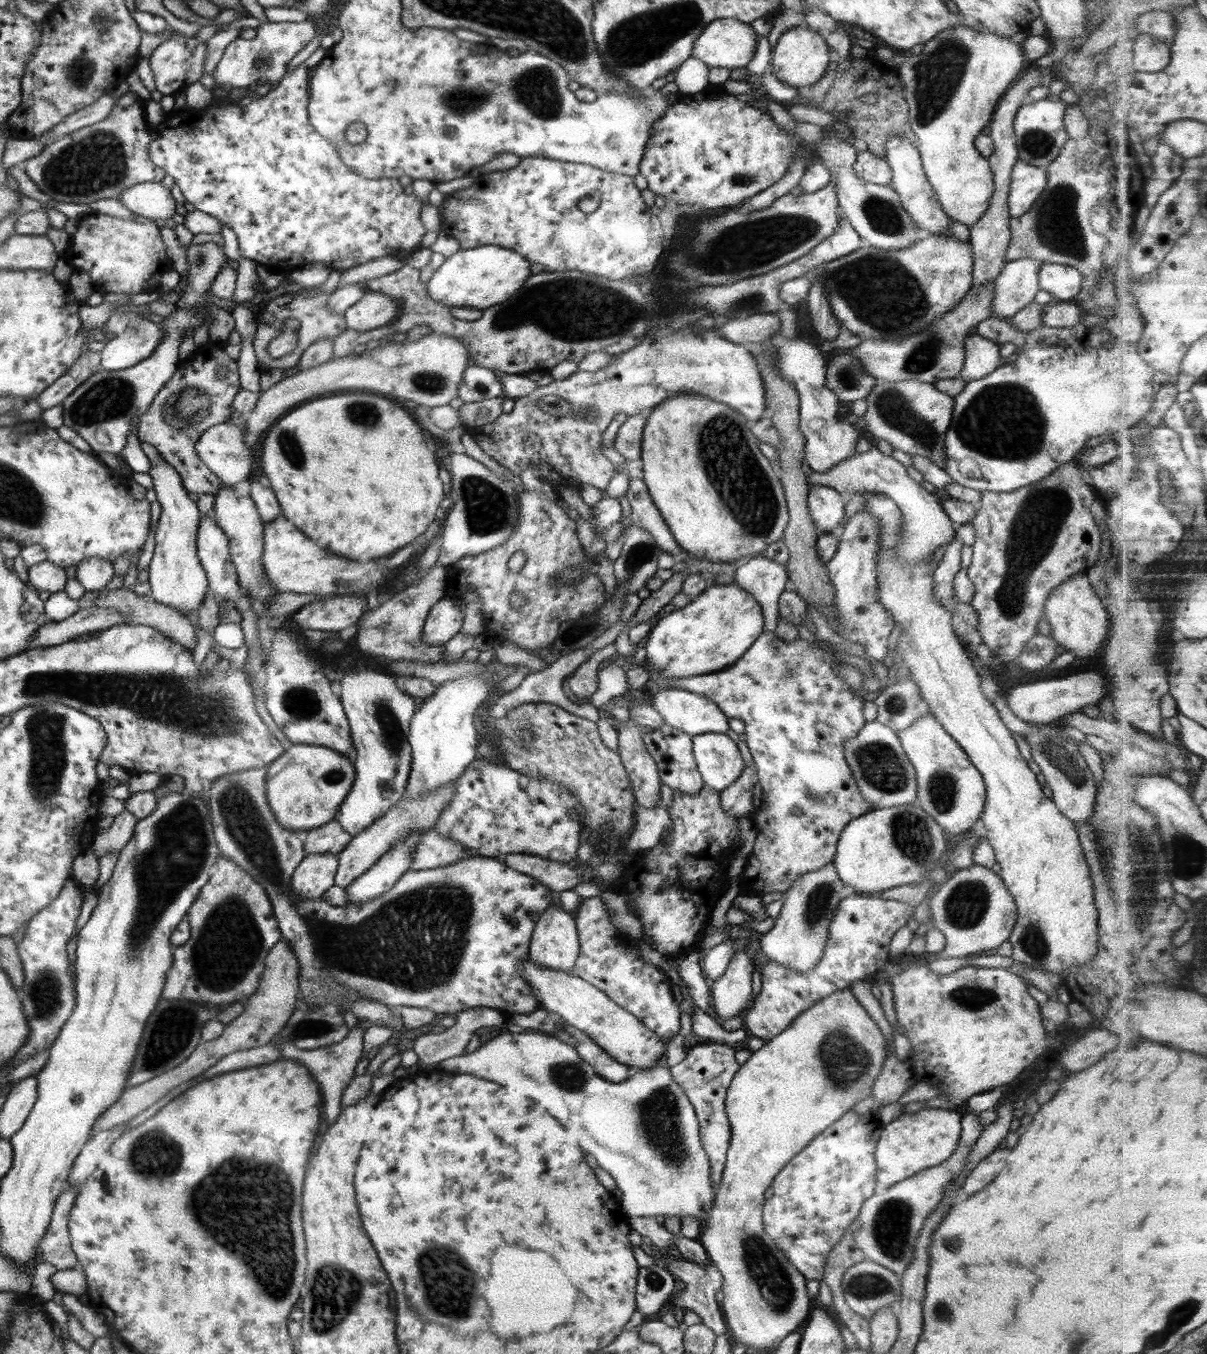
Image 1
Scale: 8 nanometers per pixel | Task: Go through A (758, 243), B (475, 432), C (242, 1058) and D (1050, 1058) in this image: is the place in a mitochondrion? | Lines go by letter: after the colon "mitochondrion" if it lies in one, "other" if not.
A: mitochondrion
B: other
C: other
D: other

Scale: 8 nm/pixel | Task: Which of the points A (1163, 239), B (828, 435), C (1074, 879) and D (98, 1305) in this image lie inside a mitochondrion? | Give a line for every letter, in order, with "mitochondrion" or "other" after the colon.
A: other
B: other
C: other
D: other

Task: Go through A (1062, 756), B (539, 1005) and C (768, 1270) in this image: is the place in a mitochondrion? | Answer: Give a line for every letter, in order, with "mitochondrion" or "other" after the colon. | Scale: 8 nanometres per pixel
A: mitochondrion
B: other
C: mitochondrion

